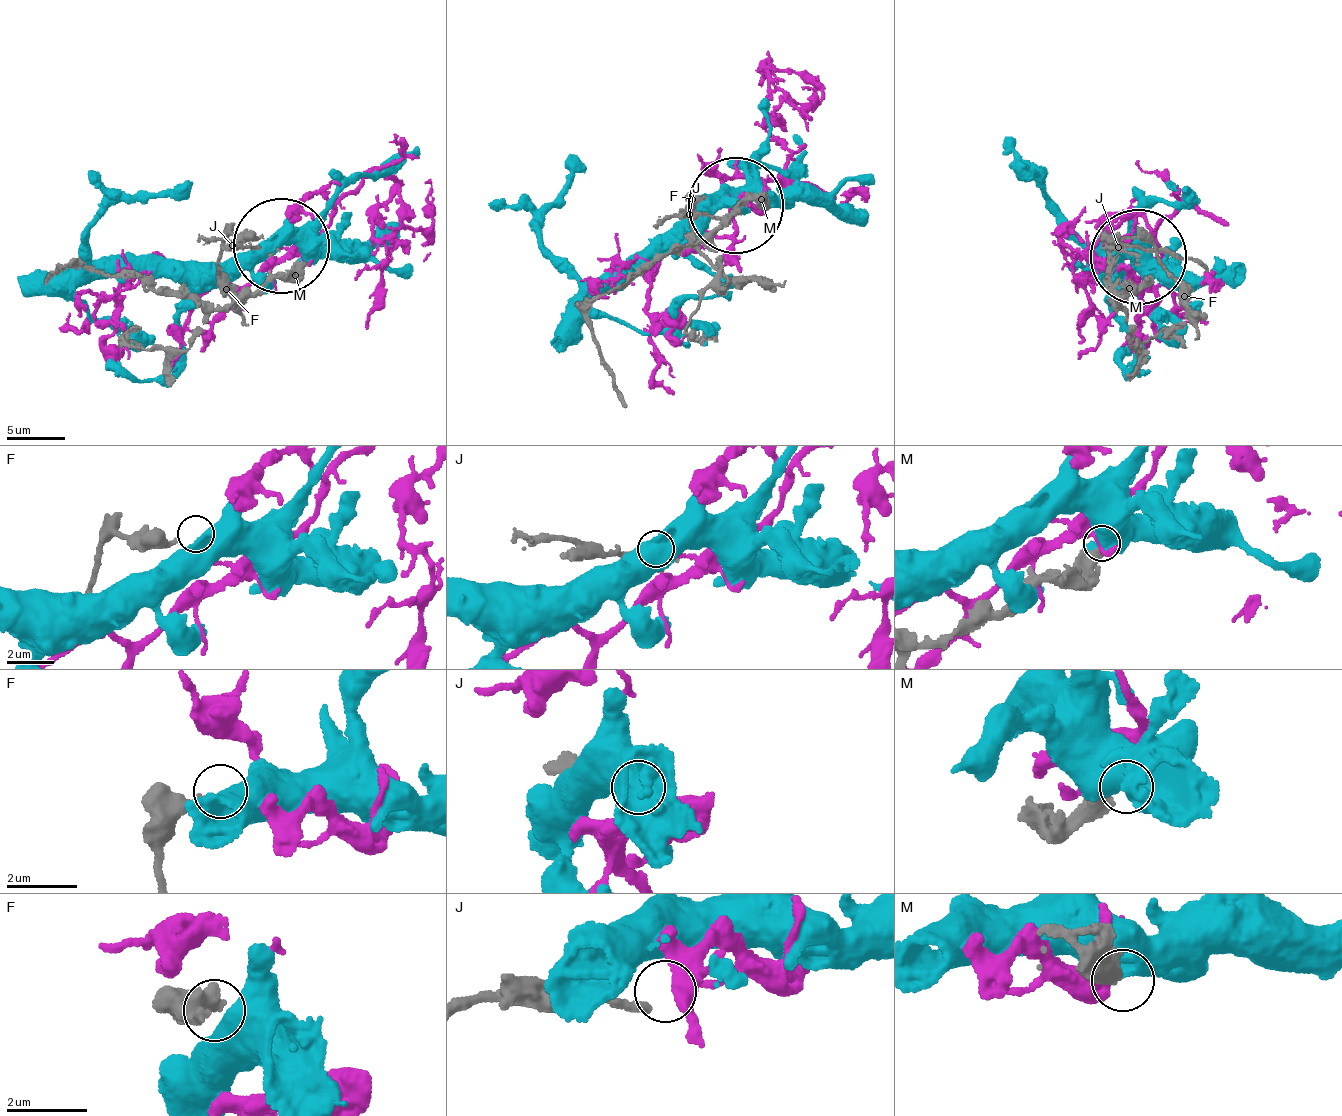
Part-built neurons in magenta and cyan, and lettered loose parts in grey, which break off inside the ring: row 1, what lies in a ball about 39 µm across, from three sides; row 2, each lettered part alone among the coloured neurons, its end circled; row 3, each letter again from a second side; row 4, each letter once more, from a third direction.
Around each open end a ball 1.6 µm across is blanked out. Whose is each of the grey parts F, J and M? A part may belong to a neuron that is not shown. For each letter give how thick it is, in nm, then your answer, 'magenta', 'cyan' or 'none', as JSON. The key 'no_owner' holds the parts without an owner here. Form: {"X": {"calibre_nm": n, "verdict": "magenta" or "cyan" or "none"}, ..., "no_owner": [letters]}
{"F": {"calibre_nm": 240, "verdict": "none"}, "J": {"calibre_nm": 90, "verdict": "magenta"}, "M": {"calibre_nm": 600, "verdict": "none"}, "no_owner": ["F", "M"]}

